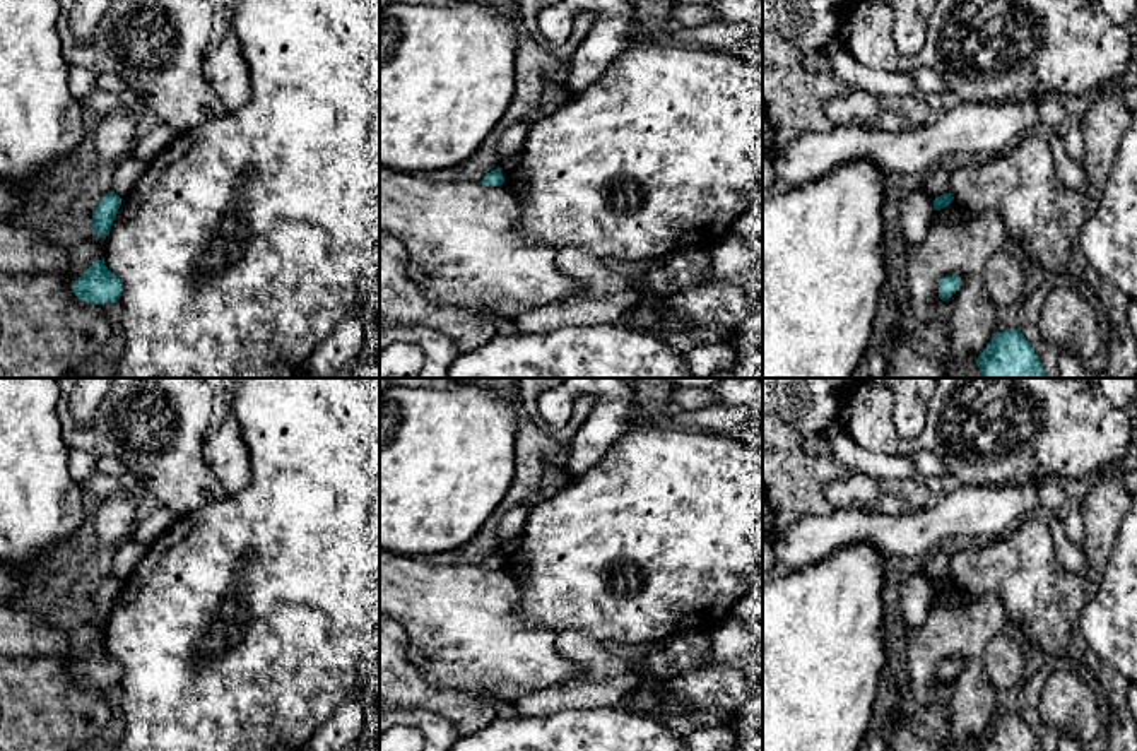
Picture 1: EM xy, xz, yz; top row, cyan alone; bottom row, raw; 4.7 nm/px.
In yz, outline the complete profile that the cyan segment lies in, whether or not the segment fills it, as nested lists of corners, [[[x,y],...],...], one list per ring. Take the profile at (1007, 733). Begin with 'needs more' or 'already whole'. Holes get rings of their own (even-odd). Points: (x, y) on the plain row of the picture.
already whole | [[[1017,712],[997,715],[976,746],[980,751],[1043,751]]]

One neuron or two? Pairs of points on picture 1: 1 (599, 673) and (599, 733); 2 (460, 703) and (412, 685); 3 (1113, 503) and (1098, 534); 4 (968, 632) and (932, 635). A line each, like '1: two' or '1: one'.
1: two
2: one
3: one
4: one

